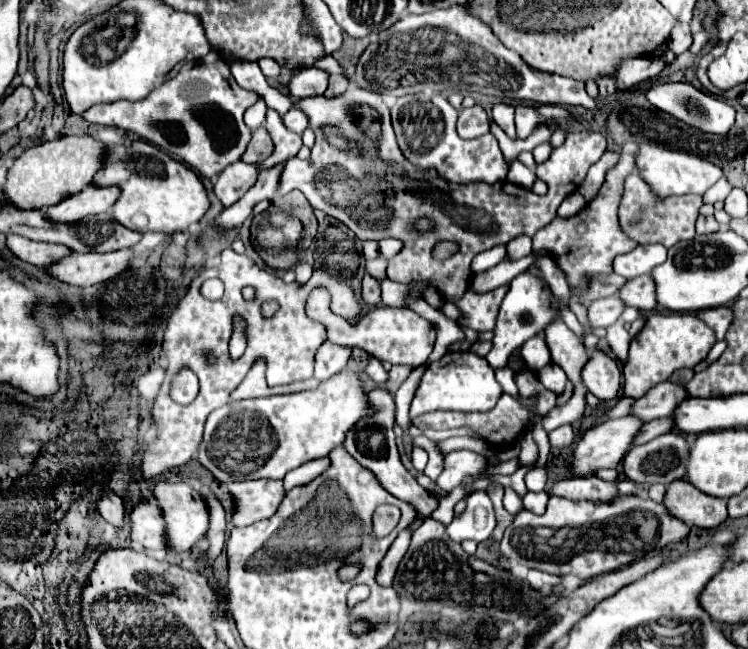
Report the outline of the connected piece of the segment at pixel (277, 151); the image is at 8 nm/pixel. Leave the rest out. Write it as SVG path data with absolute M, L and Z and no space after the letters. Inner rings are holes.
M268 110L268 116L266 116L266 122L264 122L266 130L270 132L272 140L274 140L274 152L270 158L266 158L264 162L260 162L258 166L258 172L262 170L268 170L272 166L278 166L278 164L286 164L290 158L294 158L302 146L302 140L298 134L286 130L286 126L280 122L280 116L278 112L274 110Z

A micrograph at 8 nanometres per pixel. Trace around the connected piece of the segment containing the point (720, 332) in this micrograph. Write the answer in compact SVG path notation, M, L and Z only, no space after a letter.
M718 306L718 308L712 308L712 310L700 310L700 312L698 312L698 318L700 318L704 324L708 324L708 326L714 330L714 334L716 334L716 344L712 346L712 350L710 350L708 356L704 358L704 366L708 366L708 364L712 364L712 362L722 354L722 350L724 350L724 334L726 334L728 326L732 324L732 312L730 312L730 308L726 308L726 306Z

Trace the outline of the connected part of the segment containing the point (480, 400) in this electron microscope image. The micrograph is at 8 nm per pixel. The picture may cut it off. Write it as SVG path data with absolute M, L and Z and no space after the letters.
M450 352L440 360L432 362L414 394L410 406L410 418L428 414L434 410L460 410L460 412L488 412L496 406L502 396L502 388L494 378L494 370L486 364L488 360L474 352Z

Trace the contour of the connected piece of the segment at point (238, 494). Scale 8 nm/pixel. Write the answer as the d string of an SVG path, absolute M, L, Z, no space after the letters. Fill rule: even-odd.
M232 482L228 484L232 496L232 524L248 526L270 518L284 498L280 482Z

